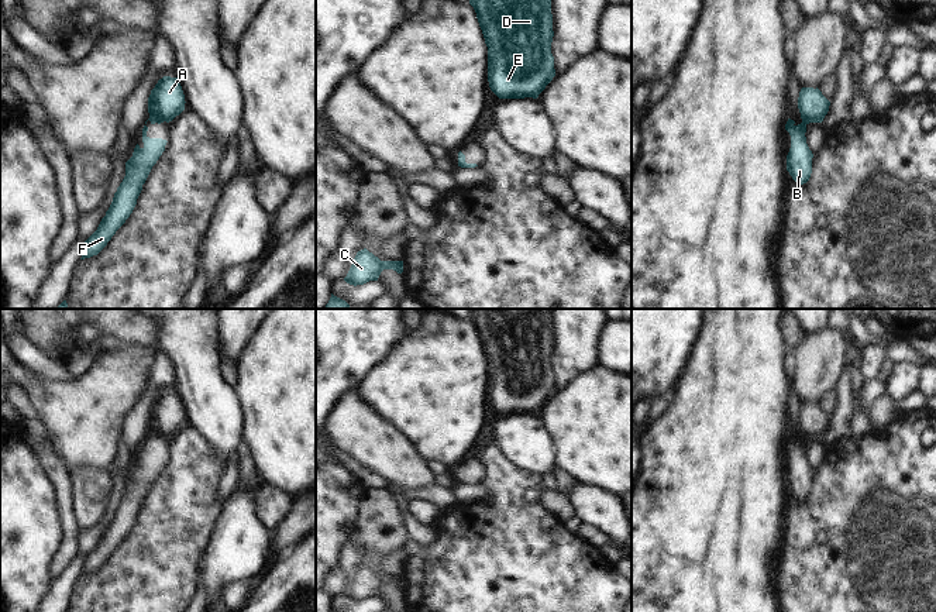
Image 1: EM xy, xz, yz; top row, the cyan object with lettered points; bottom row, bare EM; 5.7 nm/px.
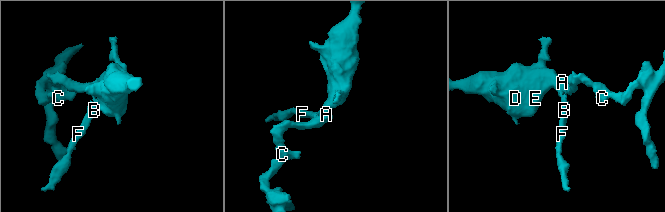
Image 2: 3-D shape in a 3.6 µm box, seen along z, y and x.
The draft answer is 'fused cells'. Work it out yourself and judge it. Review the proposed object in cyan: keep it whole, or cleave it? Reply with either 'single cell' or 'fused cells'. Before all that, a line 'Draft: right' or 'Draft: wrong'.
Draft: wrong
single cell

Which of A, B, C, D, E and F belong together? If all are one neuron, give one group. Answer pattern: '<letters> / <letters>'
A B C D E F

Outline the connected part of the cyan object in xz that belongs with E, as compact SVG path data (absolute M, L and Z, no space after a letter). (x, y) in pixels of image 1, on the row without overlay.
M474 309L469 320L476 329L488 362L488 398L499 415L537 415L555 392L551 369L553 330L550 309Z

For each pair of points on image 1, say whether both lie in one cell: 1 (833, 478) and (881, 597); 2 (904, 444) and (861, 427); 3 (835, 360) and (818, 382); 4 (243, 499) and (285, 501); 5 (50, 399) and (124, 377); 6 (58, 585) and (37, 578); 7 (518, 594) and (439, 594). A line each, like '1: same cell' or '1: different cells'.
1: same cell
2: different cells
3: same cell
4: different cells
5: same cell
6: different cells
7: same cell

